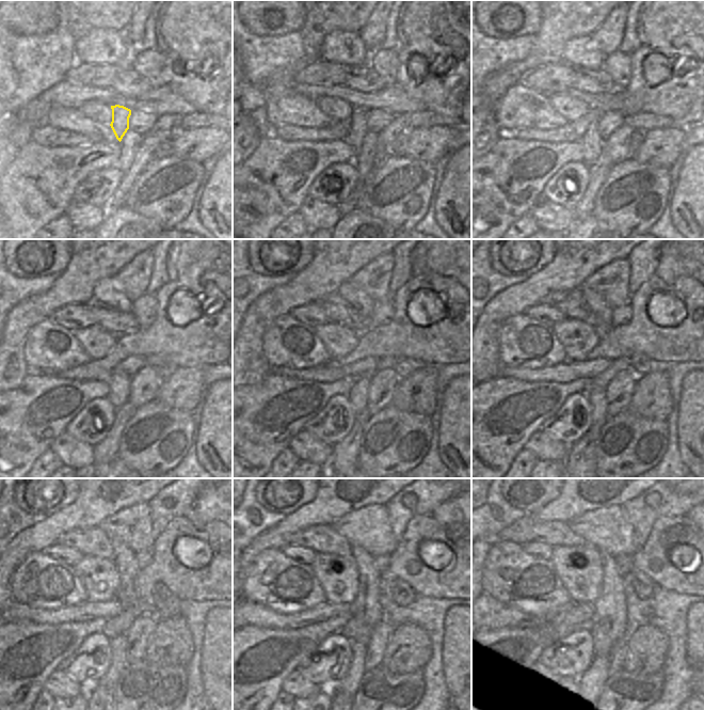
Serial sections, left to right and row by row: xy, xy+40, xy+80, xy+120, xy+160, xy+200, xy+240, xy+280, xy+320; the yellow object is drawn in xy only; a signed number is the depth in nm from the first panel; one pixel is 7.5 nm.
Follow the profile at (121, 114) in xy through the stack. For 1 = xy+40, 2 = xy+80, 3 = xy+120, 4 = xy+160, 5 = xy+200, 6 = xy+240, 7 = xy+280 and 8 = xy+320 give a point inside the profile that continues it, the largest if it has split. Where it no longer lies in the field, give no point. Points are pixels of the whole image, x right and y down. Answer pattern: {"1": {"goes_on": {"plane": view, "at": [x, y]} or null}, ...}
{"1": {"goes_on": {"plane": "xy+40", "at": [357, 128]}}, "2": {"goes_on": {"plane": "xy+80", "at": [594, 142]}}, "3": {"goes_on": {"plane": "xy+120", "at": [120, 384]}}, "4": {"goes_on": {"plane": "xy+160", "at": [357, 396]}}, "5": {"goes_on": {"plane": "xy+200", "at": [596, 398]}}, "6": {"goes_on": {"plane": "xy+240", "at": [118, 644]}}, "7": {"goes_on": {"plane": "xy+280", "at": [348, 684]}}, "8": {"goes_on": {"plane": "xy+320", "at": [585, 690]}}}

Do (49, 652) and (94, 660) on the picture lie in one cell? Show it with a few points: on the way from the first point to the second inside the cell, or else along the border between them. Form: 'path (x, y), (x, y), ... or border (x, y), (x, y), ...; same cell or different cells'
border (86, 636), (58, 668); different cells

